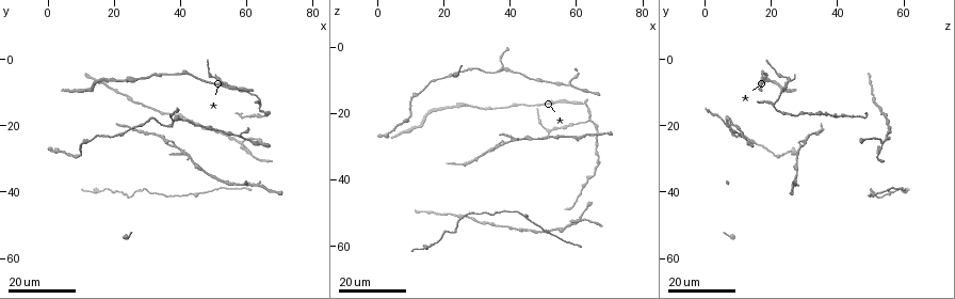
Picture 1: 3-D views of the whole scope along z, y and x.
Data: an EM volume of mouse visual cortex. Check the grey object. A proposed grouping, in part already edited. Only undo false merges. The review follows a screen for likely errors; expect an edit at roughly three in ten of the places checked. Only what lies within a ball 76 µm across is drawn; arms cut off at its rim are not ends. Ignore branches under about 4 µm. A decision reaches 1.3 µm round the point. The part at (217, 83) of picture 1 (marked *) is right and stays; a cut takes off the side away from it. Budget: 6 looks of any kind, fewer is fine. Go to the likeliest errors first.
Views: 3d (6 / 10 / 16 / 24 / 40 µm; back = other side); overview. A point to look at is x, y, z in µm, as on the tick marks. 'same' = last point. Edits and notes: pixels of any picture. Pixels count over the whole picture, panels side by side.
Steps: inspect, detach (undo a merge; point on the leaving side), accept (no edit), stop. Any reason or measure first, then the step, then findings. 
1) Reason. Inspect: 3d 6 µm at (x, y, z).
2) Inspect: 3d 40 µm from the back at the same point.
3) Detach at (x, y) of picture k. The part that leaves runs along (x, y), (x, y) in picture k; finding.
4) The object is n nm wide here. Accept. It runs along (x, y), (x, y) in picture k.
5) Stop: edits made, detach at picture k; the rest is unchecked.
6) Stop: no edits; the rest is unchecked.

Arms part here. Inspect: 3d 16 µm at (37.5, 20.0, 6.5).

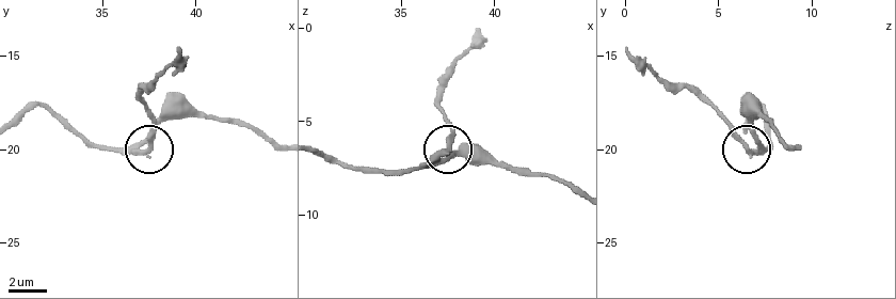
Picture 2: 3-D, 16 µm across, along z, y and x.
Closer look. Inspect: 3d 6 µm at (37.5, 19.8, 6.4).

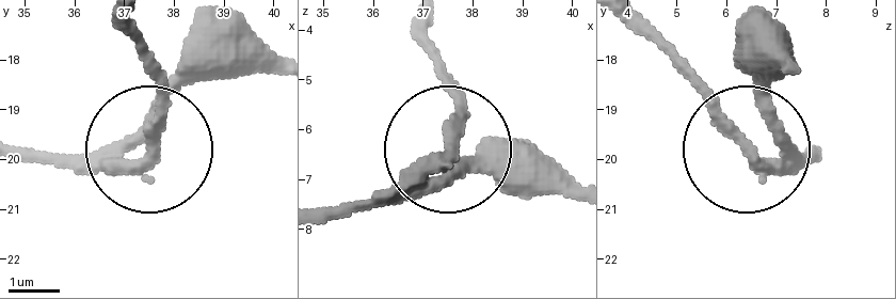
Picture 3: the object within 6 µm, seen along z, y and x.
Detach at (159, 135) of picture 3. The part that leaves runs along (102, 163), (145, 151), (162, 100), (137, 24) in picture 3; two neurons meet here.

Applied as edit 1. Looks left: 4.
Inspect: overview.

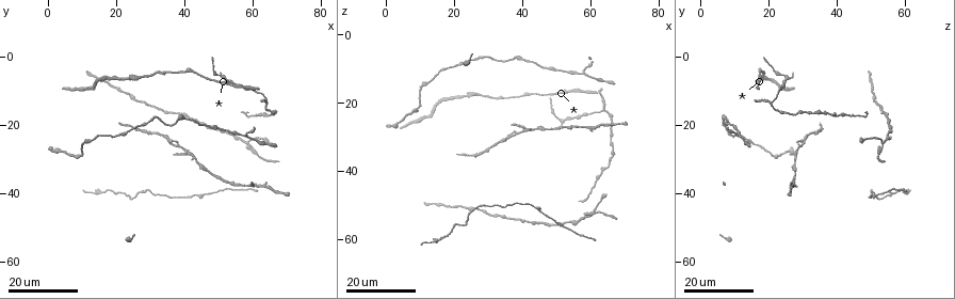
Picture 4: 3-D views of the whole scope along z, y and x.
Arms part here. Inspect: 3d 24 µm at (58.5, 25.5, 53.5).

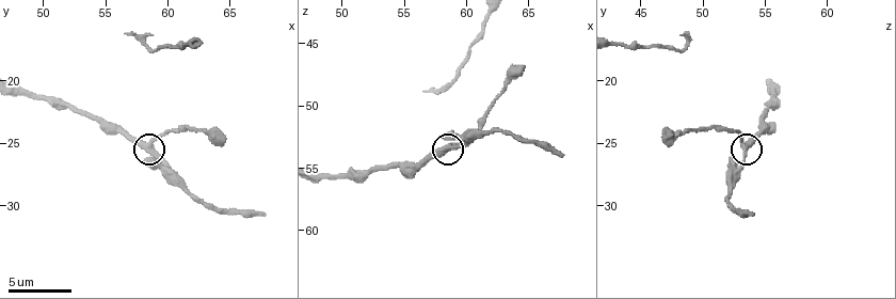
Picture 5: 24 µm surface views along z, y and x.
Inspect: 3d 10 µm at (58.6, 25.8, 53.4).

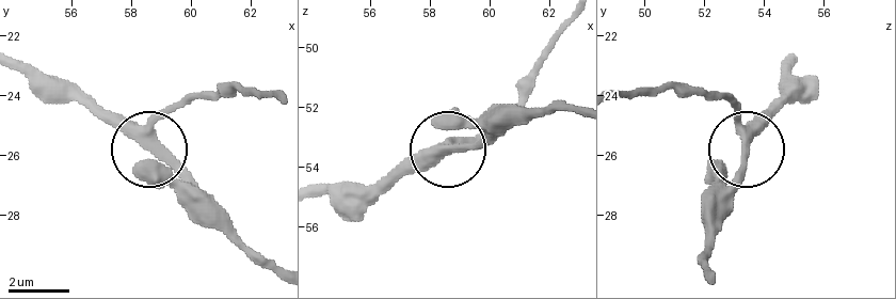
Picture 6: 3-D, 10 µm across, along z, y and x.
The object is 320 nm wide here. Accept. Continuous, no second neuron.

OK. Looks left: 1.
Stop: edits made, detach at picture 3; the rest is unchecked.

